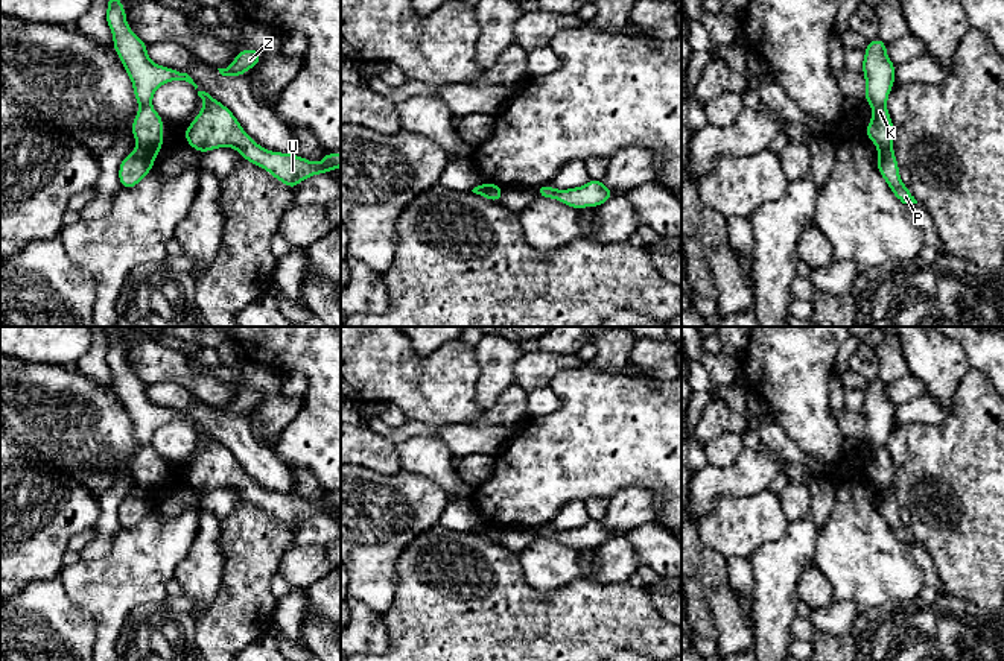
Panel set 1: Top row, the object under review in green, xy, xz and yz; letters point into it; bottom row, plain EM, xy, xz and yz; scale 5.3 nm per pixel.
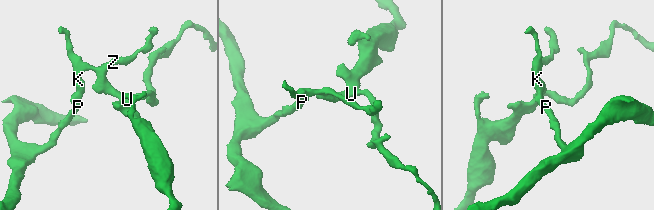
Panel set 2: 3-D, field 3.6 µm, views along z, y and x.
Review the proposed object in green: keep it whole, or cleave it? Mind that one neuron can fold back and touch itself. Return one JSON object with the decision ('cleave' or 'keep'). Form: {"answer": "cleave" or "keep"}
{"answer": "cleave"}

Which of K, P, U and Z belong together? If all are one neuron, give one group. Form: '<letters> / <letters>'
K U Z / P

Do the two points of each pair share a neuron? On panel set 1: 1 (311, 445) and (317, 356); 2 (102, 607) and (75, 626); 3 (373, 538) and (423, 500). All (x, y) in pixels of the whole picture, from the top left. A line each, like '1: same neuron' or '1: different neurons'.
1: same neuron
2: different neurons
3: same neuron

